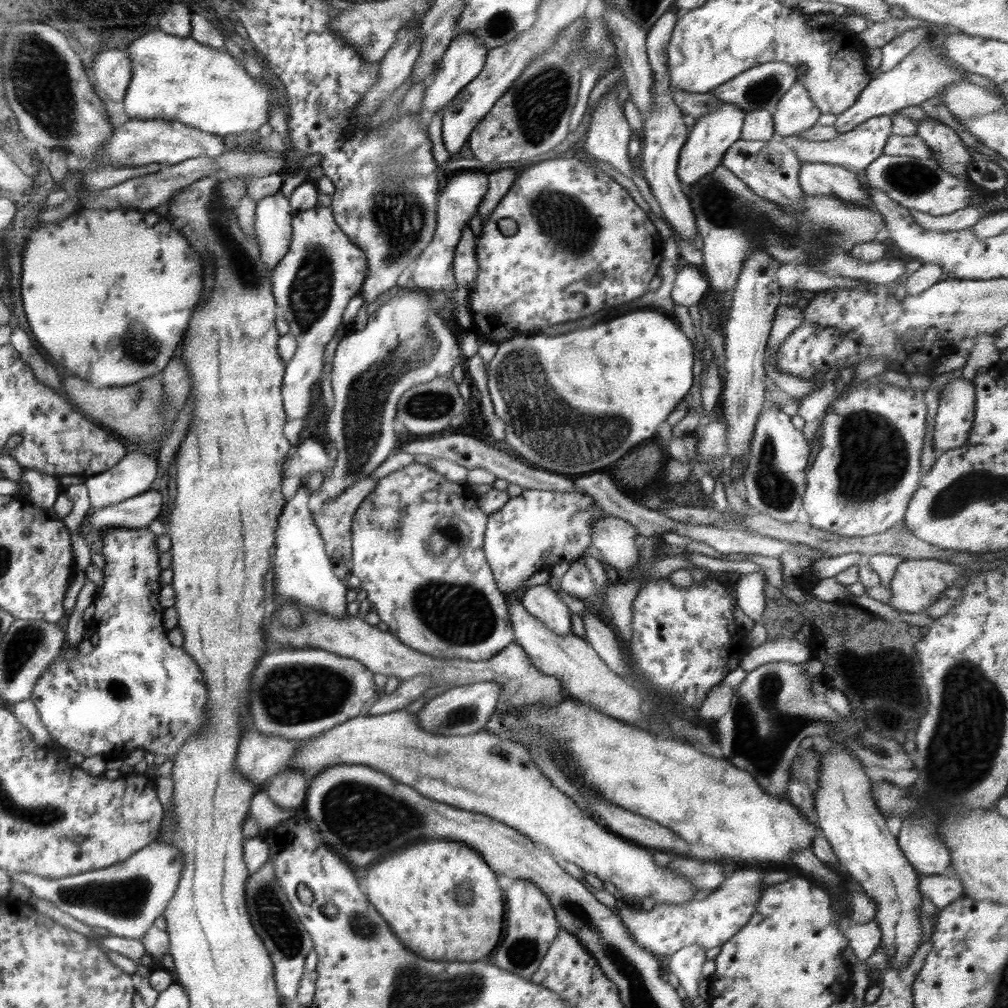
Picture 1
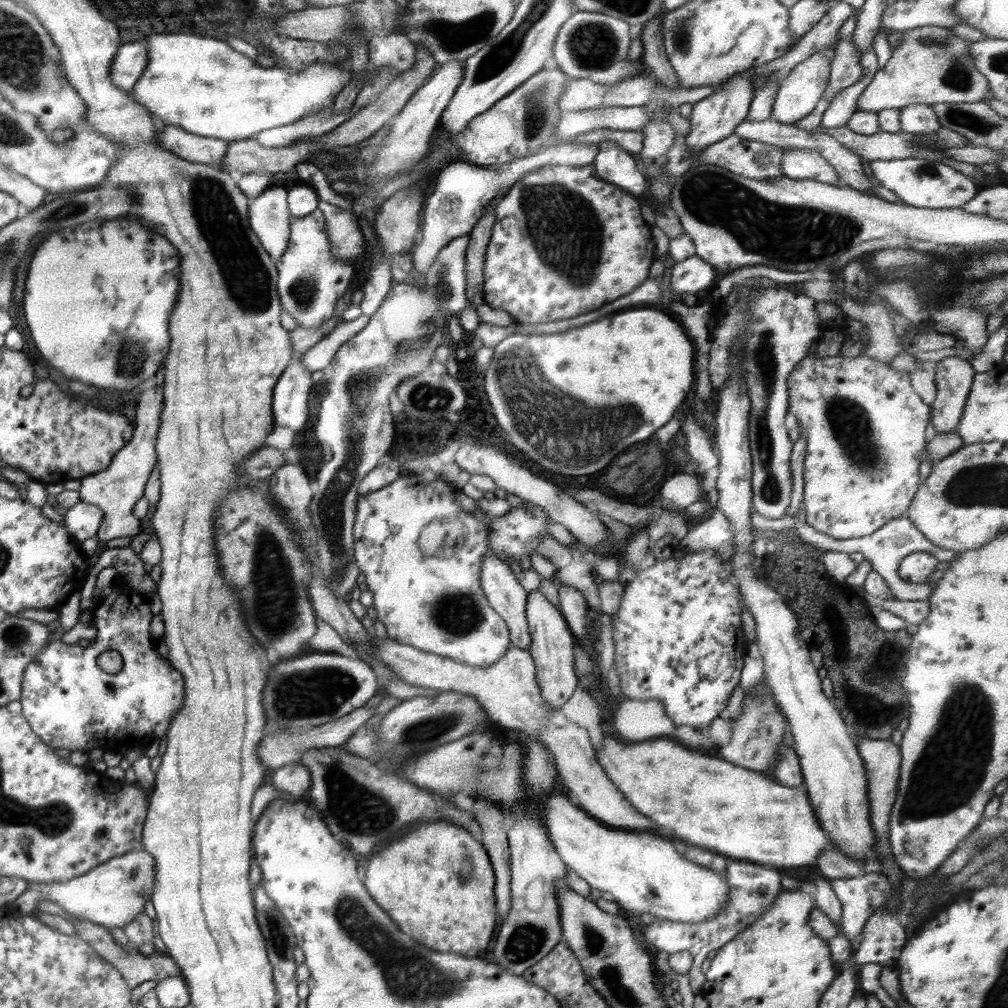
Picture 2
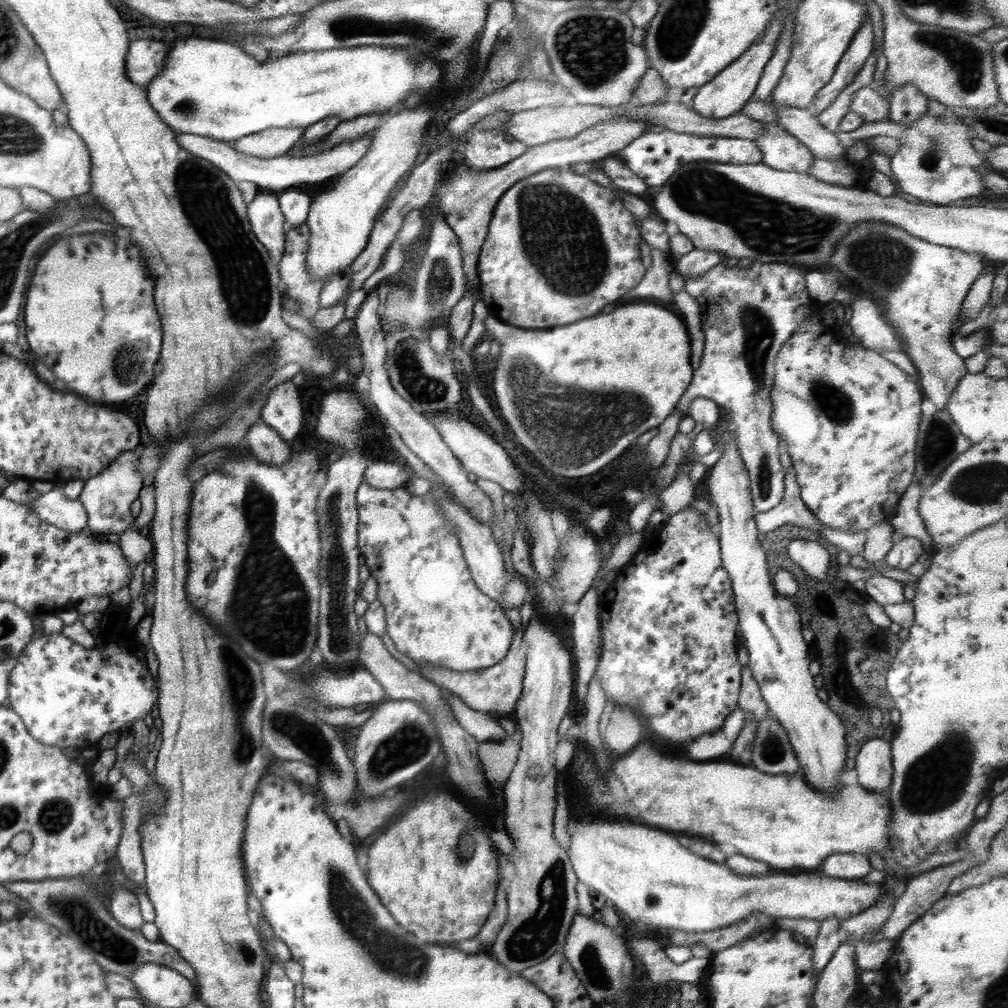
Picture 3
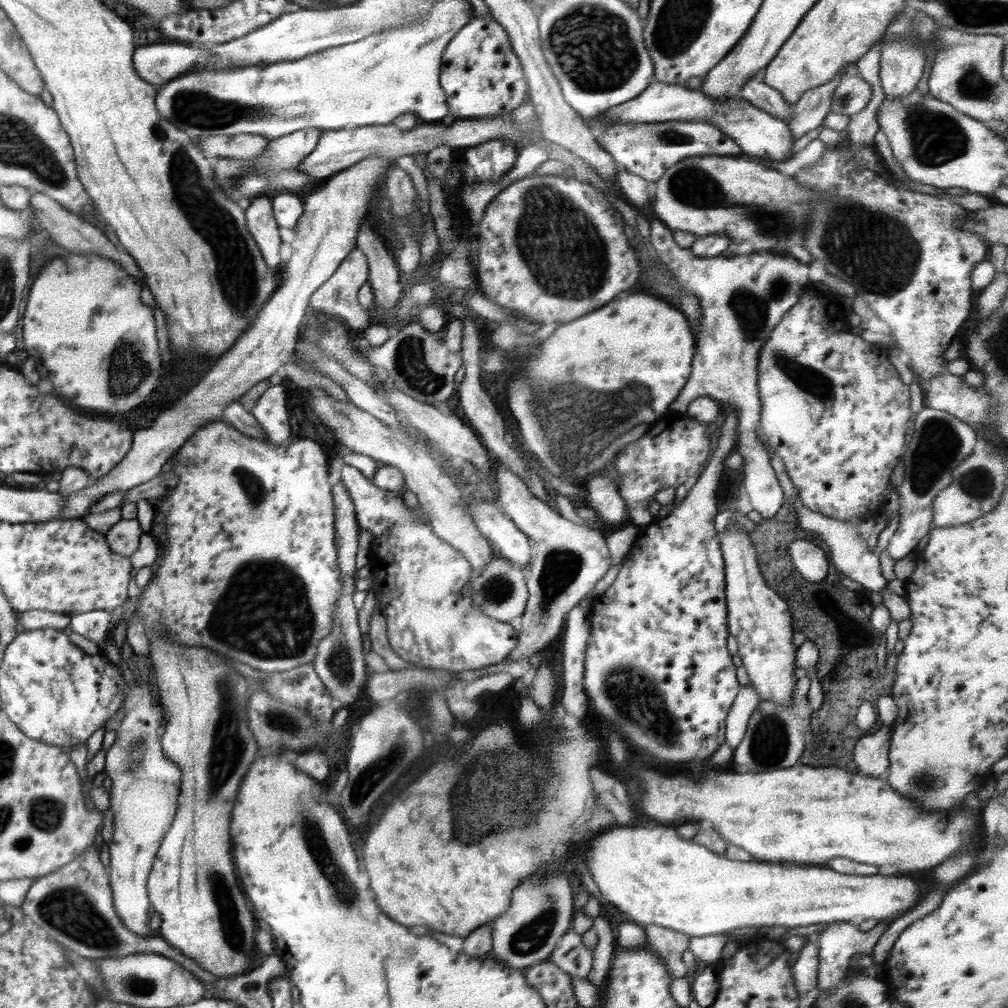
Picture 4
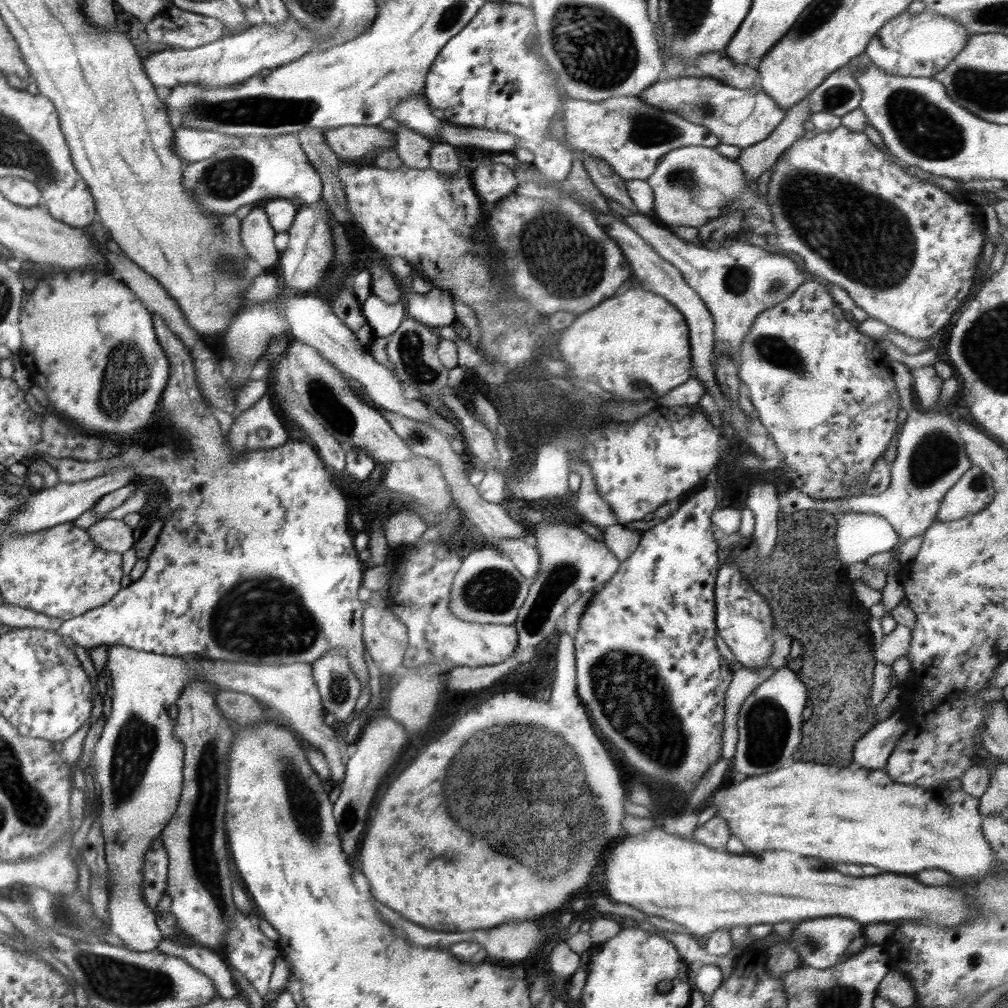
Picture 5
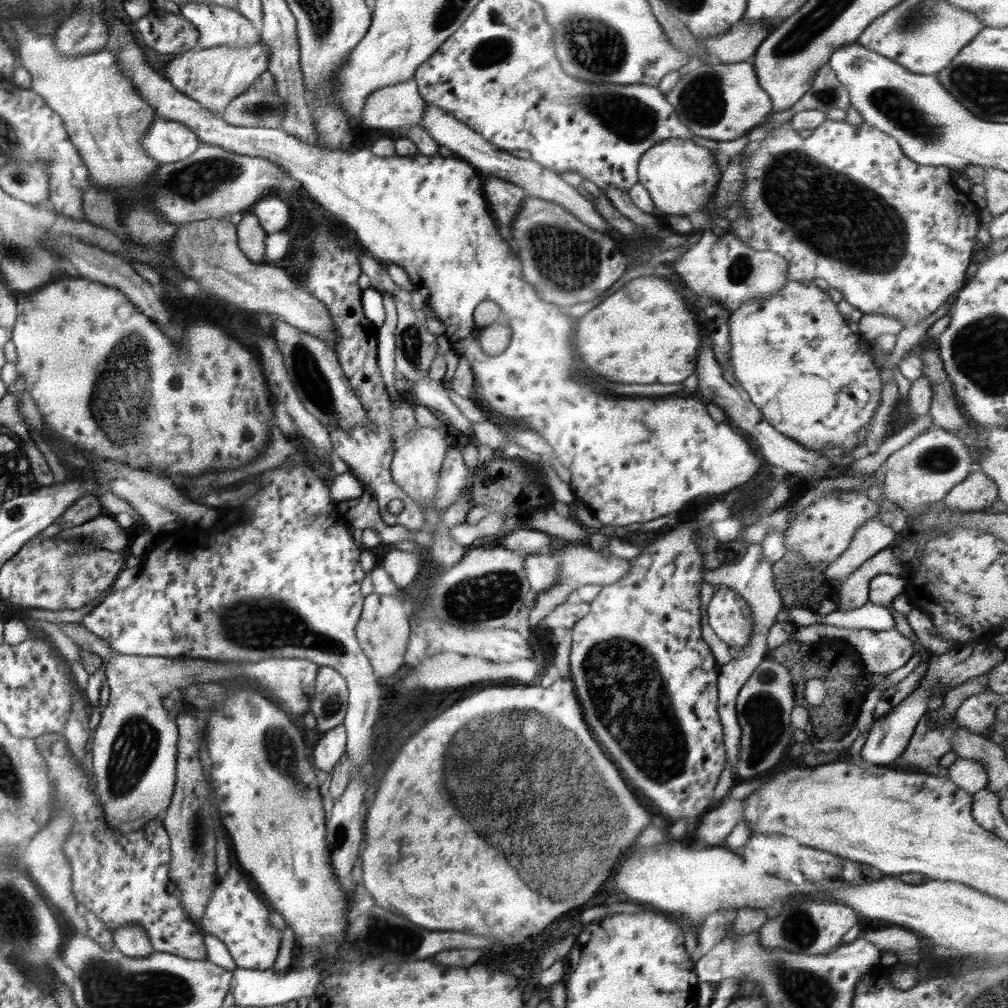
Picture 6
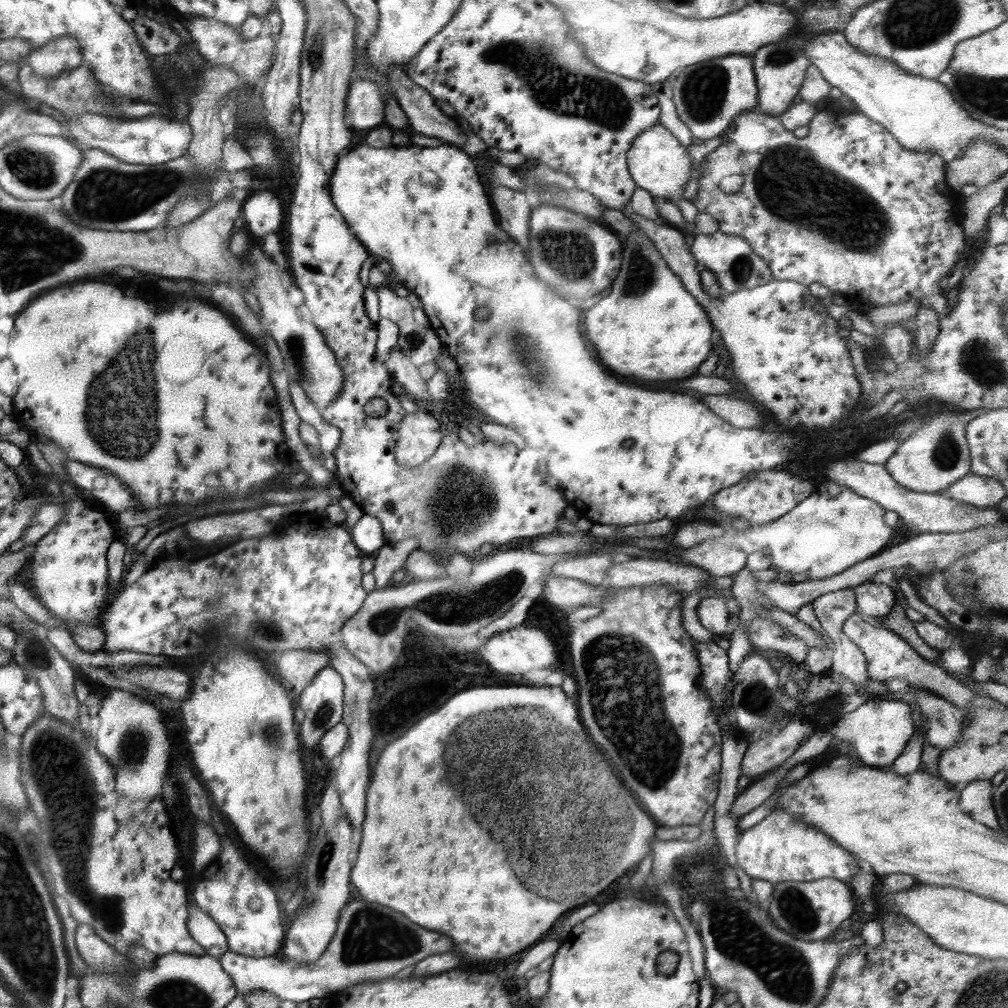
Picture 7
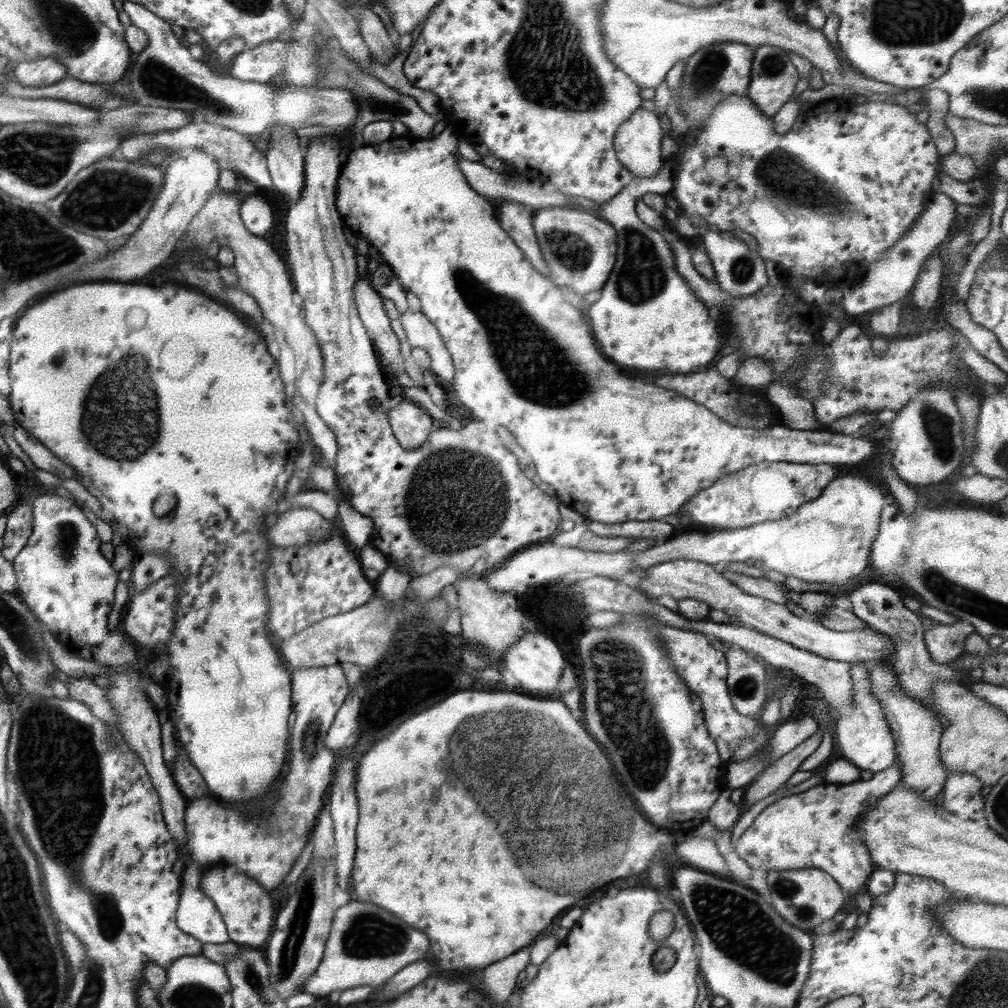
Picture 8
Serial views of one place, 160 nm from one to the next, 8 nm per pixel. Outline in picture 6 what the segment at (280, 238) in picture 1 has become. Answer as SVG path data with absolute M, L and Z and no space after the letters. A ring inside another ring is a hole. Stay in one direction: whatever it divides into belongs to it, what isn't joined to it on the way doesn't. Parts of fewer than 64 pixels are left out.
M246 214L237 226L237 245L248 260L263 264L266 232L254 214Z

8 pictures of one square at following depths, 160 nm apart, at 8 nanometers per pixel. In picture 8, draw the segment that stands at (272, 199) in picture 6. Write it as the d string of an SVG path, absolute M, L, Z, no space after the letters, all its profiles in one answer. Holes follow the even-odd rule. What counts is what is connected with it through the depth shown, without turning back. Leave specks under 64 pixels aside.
M256 194L250 196L250 198L244 196L244 201L239 211L248 232L260 237L272 228L274 214L272 214L270 204L264 198L260 198Z

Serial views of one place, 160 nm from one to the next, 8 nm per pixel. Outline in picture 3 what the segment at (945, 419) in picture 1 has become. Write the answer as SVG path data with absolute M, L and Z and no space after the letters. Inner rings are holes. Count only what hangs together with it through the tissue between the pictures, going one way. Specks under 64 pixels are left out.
M870 220L855 224L845 238L837 242L829 260L840 272L864 288L867 295L882 296L888 310L885 318L899 336L904 337L908 346L905 352L920 375L920 389L924 398L932 401L938 410L945 411L950 393L954 392L958 381L967 374L964 359L956 354L951 340L958 326L963 300L978 274L982 274L982 262L985 259L978 257L977 253L930 244L893 224Z

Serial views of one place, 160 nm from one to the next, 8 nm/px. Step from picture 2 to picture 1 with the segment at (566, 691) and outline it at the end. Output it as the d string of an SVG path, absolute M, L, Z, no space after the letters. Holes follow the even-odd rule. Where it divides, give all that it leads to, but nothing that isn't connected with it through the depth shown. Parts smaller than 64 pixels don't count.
M532 585L522 593L526 610L552 632L564 636L572 632L570 609L550 585Z

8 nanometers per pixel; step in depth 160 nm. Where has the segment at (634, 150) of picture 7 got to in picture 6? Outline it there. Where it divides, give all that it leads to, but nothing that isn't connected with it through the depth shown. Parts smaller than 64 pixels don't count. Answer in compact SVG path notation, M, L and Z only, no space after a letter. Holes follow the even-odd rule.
M668 138L644 152L638 163L638 183L648 189L660 218L666 214L689 216L712 205L712 196L721 174L715 156L692 140Z

